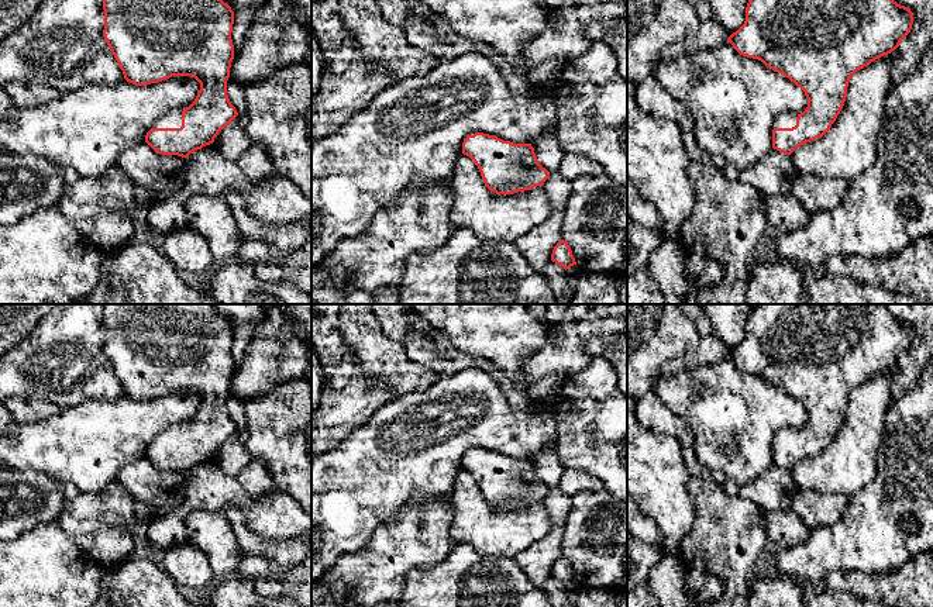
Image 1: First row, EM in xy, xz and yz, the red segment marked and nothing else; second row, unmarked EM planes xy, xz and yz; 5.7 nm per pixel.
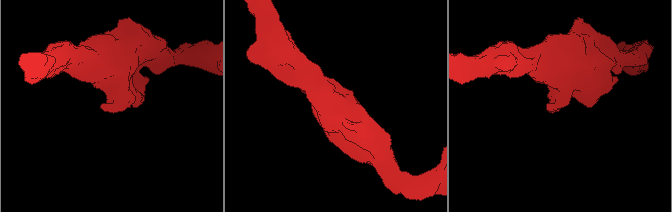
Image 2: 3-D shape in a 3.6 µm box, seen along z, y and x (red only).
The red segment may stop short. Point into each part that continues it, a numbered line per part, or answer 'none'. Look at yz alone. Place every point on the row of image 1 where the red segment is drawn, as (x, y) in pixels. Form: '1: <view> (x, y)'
1: yz (787, 120)

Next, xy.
1: xy (172, 120)

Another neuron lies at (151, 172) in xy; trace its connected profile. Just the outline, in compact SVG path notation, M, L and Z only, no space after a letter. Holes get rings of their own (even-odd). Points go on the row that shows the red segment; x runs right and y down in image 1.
M145 141L123 151L116 165L141 193L171 194L185 183L186 158L158 154Z

